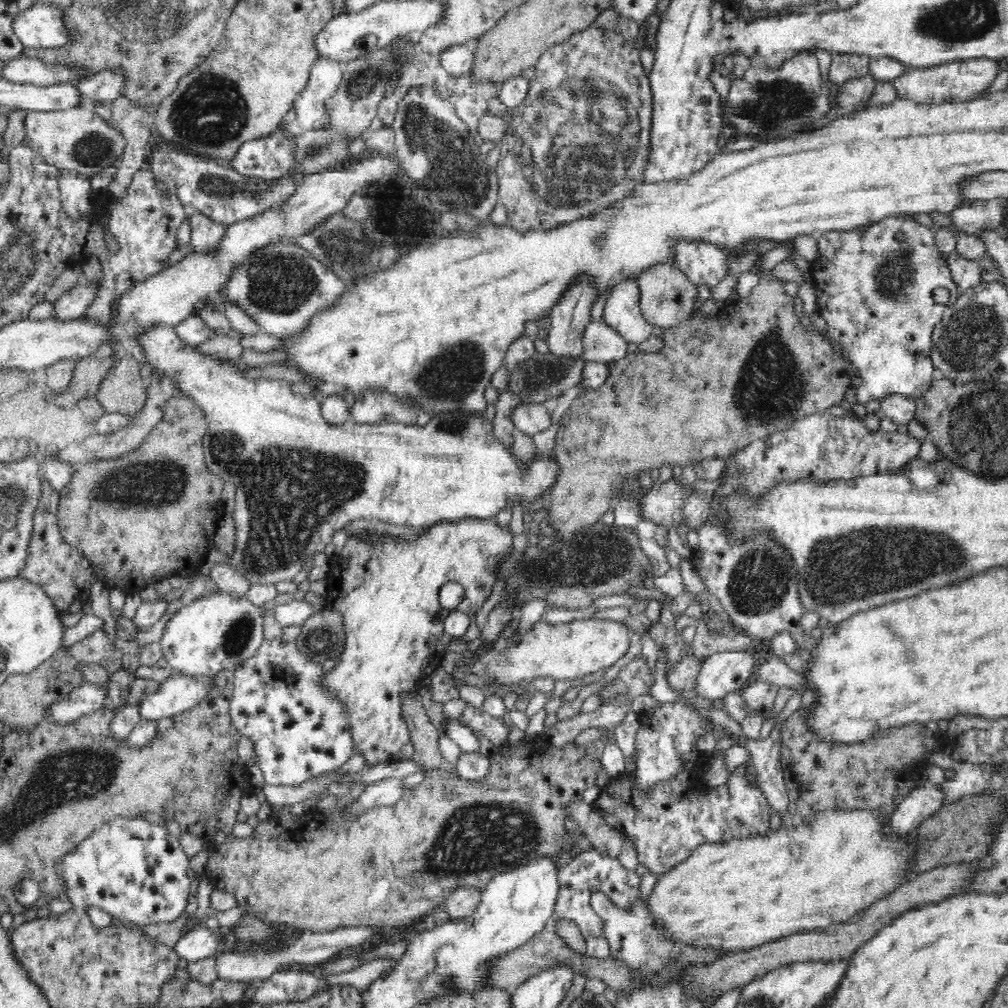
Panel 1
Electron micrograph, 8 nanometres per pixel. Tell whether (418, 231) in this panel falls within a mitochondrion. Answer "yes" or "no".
no

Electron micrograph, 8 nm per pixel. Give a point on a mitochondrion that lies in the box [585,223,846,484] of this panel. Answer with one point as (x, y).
(770, 388)

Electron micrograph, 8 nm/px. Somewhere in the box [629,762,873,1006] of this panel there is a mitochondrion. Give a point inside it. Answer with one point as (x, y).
(674, 962)

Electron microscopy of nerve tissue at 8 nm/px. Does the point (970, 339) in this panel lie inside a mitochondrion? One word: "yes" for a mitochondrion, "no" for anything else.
yes

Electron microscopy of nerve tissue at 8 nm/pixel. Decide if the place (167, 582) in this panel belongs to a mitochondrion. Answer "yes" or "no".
no

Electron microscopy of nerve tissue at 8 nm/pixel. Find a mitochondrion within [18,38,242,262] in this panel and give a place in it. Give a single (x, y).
(93, 149)

